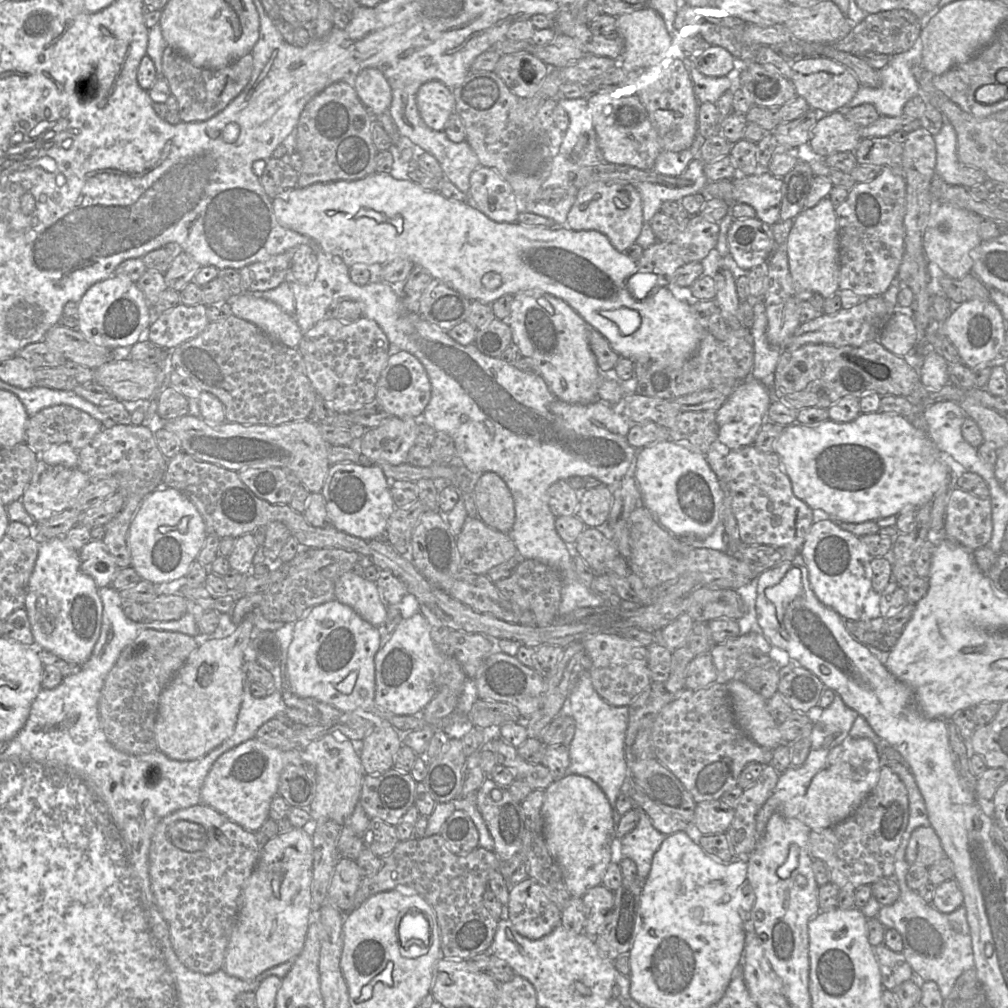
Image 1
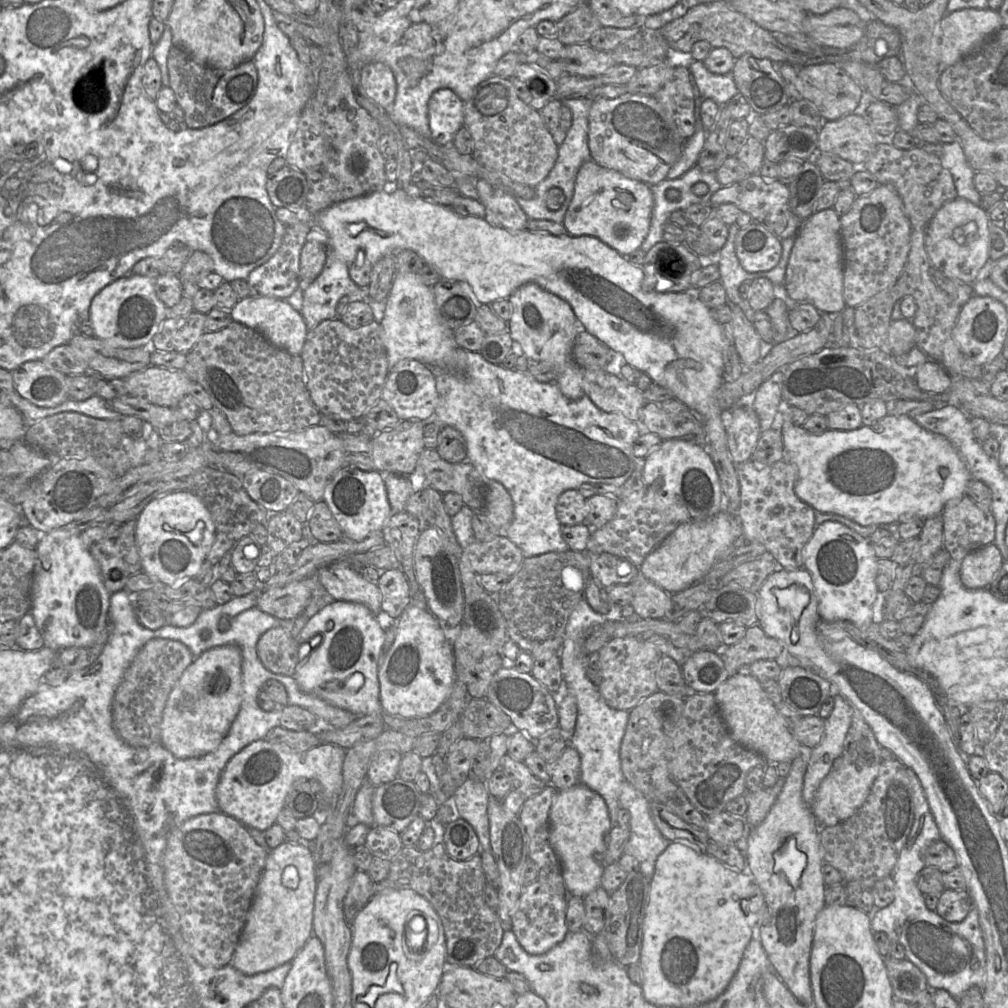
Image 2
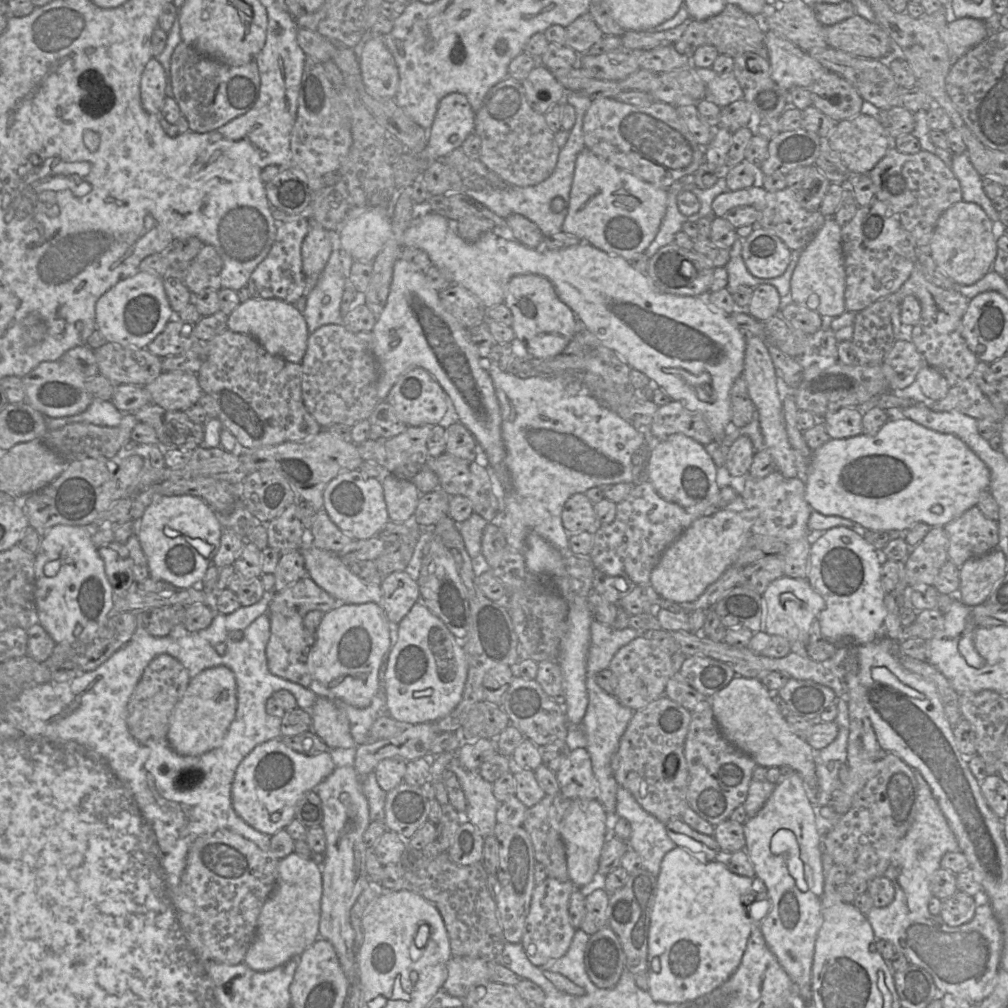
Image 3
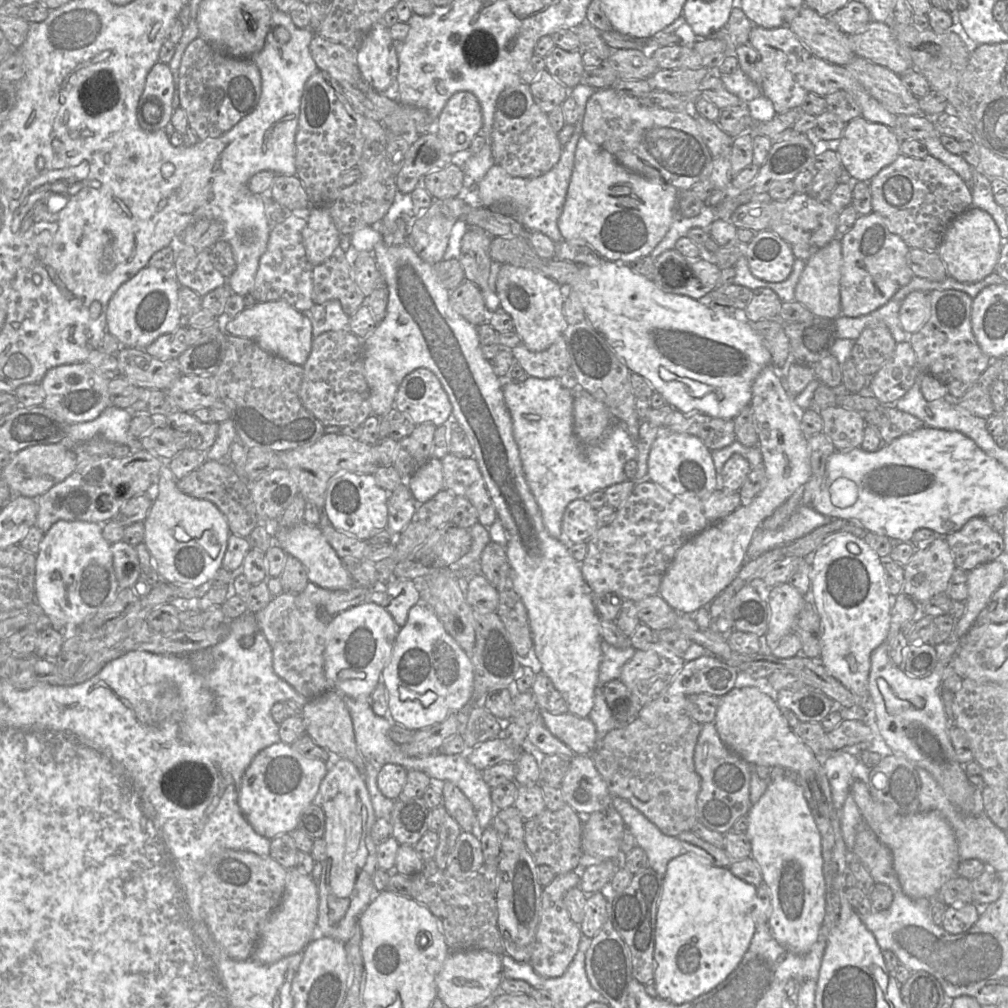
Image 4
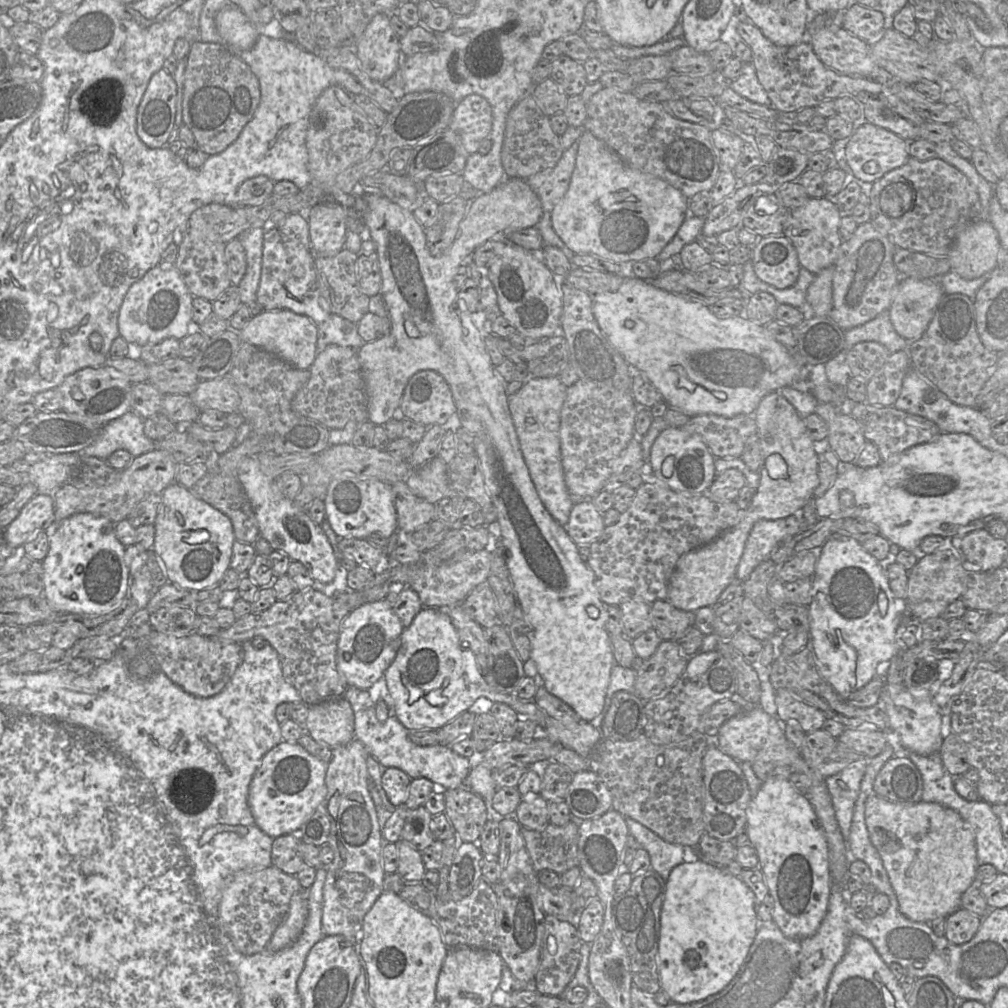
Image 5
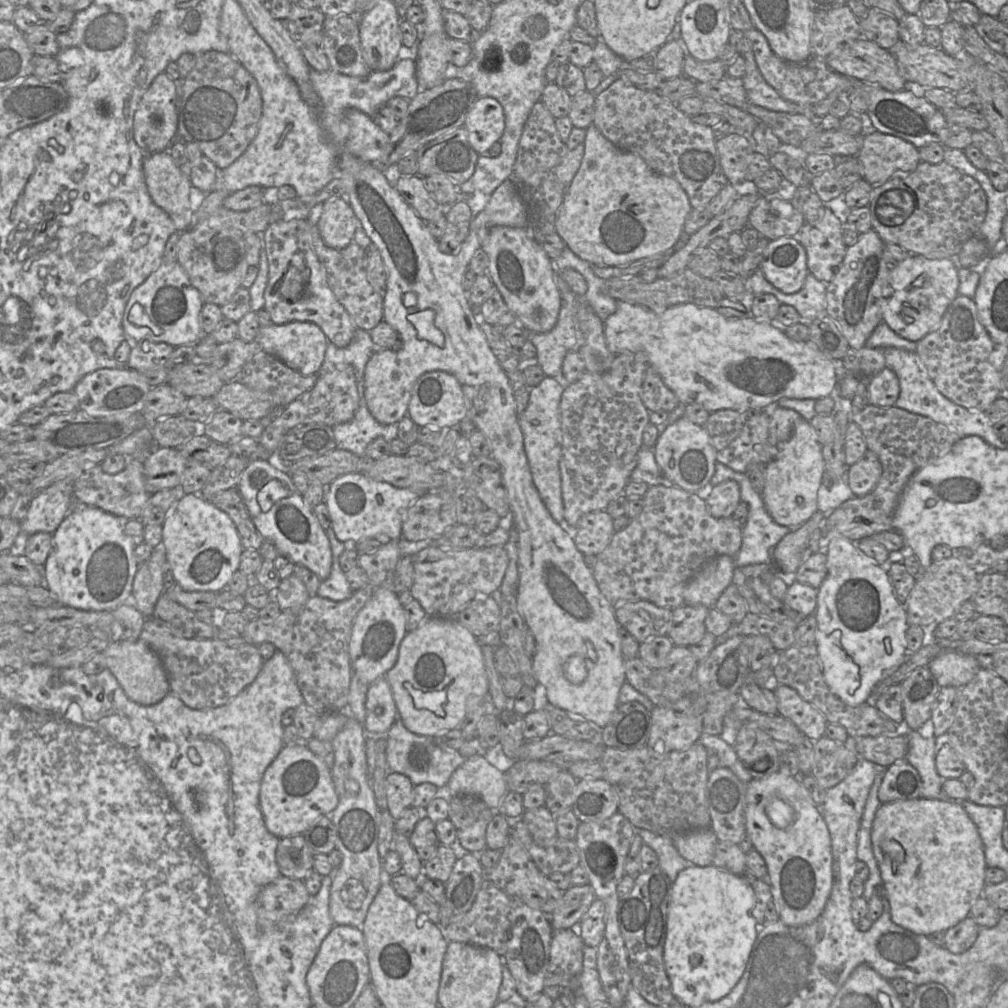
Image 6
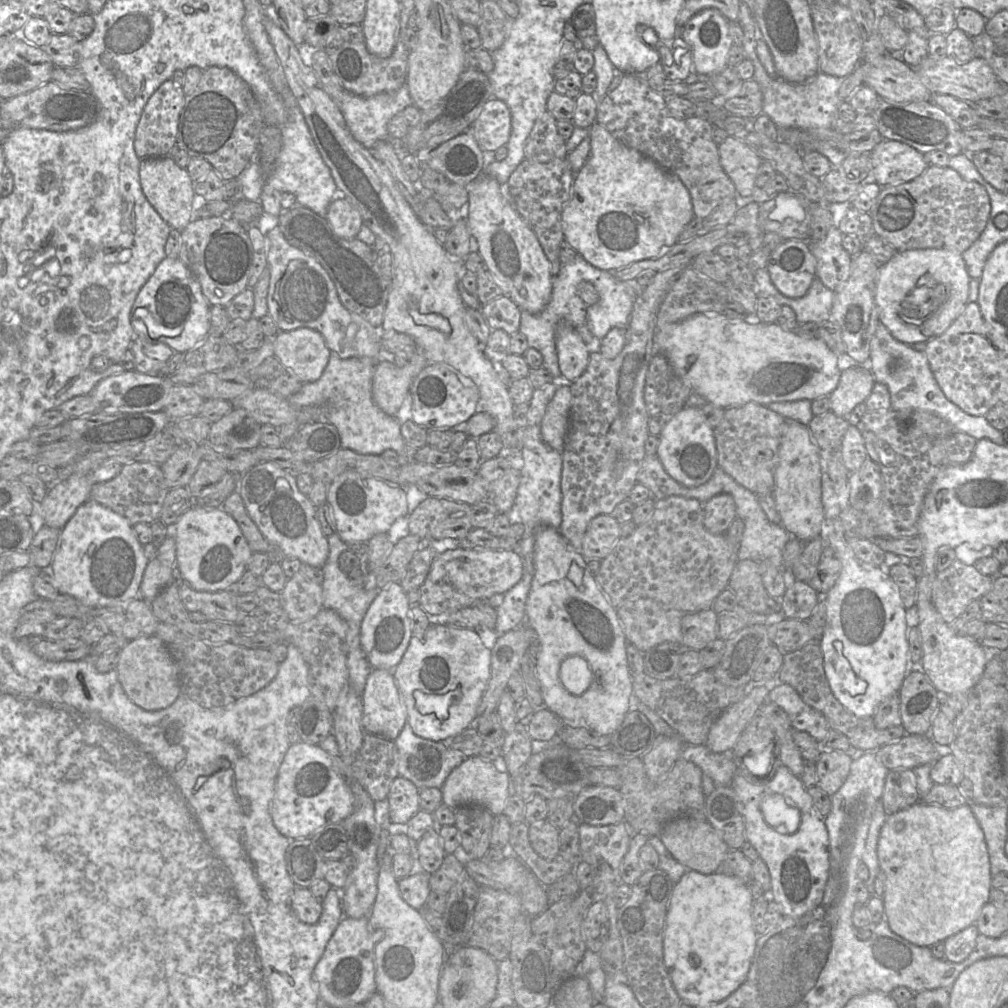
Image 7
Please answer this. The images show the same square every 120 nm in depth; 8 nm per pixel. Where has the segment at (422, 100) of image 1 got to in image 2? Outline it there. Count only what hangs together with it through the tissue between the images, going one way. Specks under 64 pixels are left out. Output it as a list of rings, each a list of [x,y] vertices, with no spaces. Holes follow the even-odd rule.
[[[451,89],[435,91],[428,102],[428,122],[435,143],[453,145],[455,134],[464,126],[464,102]]]

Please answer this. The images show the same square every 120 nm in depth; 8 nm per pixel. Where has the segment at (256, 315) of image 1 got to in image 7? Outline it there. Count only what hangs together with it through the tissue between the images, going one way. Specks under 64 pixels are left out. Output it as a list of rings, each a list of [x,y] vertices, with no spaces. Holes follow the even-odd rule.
[[[310,328],[279,331],[273,346],[274,356],[302,383],[318,380],[331,354],[323,336]]]

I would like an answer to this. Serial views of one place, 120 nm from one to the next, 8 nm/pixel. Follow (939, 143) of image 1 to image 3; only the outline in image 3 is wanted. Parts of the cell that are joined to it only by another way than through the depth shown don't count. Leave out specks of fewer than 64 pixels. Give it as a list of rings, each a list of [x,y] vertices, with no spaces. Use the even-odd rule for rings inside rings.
[[[966,152],[953,154],[952,171],[960,183],[962,200],[978,204],[994,222],[995,228],[1002,227],[999,212],[984,192],[982,176],[974,168]]]

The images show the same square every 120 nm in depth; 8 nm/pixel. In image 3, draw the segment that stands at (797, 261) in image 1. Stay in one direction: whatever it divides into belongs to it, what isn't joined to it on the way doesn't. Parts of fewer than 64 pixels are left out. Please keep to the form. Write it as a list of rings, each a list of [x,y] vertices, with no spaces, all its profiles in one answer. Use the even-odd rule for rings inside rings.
[[[826,217],[825,223],[803,249],[792,274],[790,294],[795,304],[808,307],[808,301],[817,301],[814,310],[821,316],[839,317],[846,312],[844,292],[846,273],[841,238],[842,227],[833,217]]]

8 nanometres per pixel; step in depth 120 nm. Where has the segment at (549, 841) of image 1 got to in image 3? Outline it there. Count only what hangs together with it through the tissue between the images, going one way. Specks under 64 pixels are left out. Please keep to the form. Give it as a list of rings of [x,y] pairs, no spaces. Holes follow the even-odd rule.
[[[575,799],[570,801],[570,806],[561,822],[560,834],[565,846],[568,877],[576,889],[596,879],[599,859],[609,826],[611,826],[611,819],[598,800]]]

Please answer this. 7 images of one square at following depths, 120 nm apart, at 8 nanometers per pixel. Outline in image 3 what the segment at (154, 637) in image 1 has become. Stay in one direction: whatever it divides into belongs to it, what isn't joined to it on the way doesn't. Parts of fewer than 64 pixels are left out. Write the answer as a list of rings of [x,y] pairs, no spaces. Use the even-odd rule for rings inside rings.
[[[169,654],[157,655],[149,662],[134,689],[127,708],[128,730],[139,743],[145,743],[149,737],[163,739],[163,735],[167,734],[173,709],[183,696],[189,681],[187,669]]]

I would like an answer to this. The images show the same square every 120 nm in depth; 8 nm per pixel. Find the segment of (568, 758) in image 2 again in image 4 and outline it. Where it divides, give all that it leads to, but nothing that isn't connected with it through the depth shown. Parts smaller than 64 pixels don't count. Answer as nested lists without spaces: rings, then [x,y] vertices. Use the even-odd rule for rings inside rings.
[[[575,754],[571,758],[560,789],[564,802],[580,817],[612,806],[613,796],[596,770],[590,755]]]

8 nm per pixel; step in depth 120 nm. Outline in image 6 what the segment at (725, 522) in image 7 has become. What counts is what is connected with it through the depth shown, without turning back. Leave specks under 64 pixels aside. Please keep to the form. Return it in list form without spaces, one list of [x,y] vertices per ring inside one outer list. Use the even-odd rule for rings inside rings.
[[[726,480],[712,488],[705,502],[708,513],[719,519],[732,517],[740,501],[738,483]]]

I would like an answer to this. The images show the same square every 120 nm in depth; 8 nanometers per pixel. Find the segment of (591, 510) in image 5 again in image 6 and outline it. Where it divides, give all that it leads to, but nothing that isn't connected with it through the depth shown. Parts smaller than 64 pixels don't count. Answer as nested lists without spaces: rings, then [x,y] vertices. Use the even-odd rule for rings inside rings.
[[[605,511],[583,515],[574,528],[574,543],[577,549],[584,556],[597,556],[604,551],[615,534],[613,521]]]

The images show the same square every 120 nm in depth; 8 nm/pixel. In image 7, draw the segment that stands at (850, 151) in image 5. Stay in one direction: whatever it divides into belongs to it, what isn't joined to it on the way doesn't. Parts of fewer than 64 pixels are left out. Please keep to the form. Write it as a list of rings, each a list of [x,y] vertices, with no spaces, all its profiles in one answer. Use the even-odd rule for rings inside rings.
[[[883,139],[870,152],[873,175],[881,187],[895,186],[920,176],[928,167],[924,154],[903,142]]]

